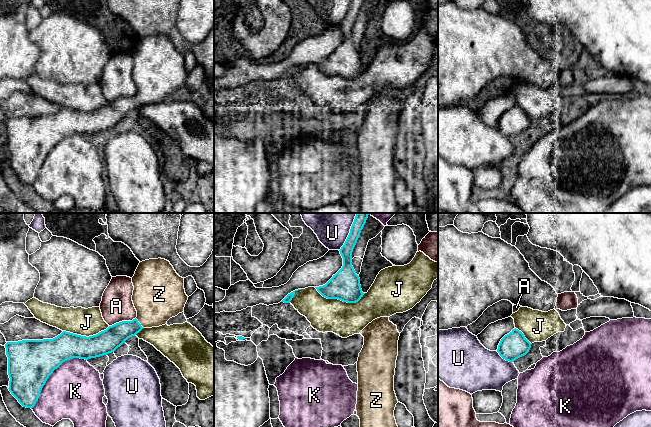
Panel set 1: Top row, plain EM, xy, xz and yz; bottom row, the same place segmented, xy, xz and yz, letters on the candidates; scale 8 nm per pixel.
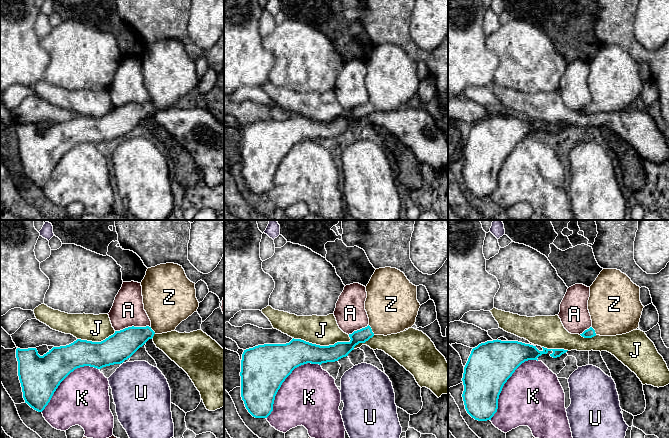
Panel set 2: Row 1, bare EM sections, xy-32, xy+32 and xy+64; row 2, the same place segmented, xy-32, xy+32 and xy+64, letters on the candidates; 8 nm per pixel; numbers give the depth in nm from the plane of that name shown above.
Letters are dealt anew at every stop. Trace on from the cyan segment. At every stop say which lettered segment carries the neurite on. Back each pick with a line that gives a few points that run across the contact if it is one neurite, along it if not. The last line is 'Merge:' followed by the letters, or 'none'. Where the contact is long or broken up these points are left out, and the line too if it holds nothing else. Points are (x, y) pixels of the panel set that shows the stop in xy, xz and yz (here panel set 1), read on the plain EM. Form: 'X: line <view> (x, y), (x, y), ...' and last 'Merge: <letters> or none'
Z: line xy (114, 112), (139, 99), (154, 84), (156, 73)
Merge: Z

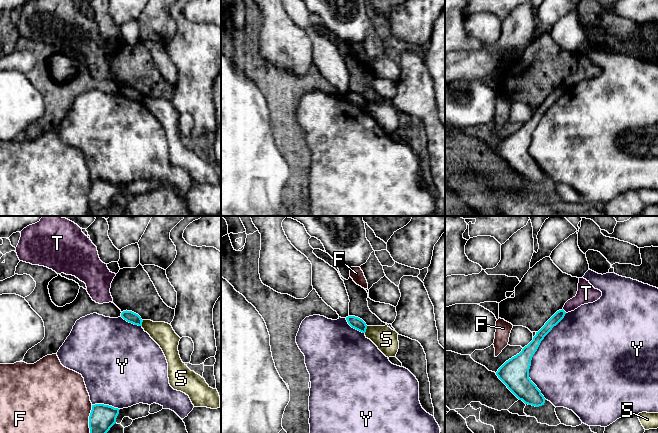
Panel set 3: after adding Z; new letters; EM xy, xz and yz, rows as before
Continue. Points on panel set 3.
Merge: none

